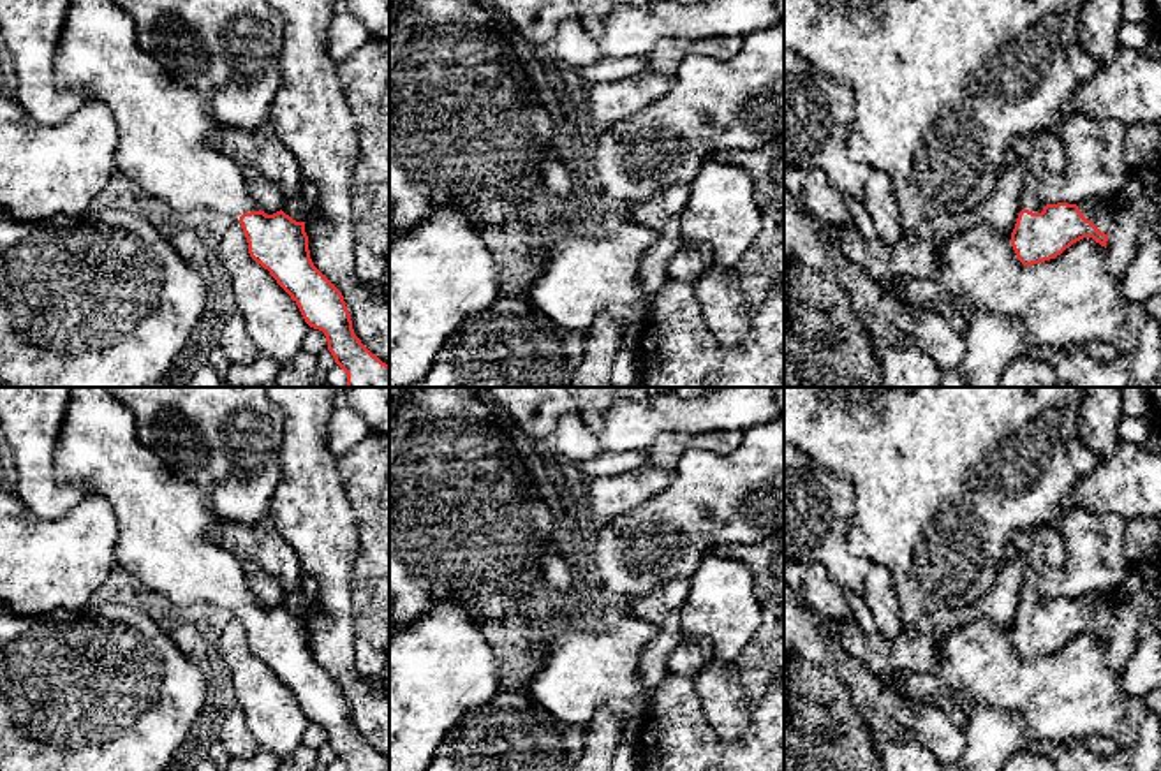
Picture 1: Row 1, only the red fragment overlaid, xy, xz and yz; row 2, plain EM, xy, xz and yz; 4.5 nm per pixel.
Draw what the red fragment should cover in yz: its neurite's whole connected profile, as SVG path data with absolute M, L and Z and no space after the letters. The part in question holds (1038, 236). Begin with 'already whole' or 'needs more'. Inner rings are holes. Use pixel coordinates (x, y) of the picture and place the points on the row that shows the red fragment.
needs more; M1034 174L1025 178L1018 209L1011 246L1024 266L1055 259L1083 238L1106 248L1113 215L1091 201L1043 204Z

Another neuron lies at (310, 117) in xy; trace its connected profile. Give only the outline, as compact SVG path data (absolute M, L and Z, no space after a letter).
M266 0L284 18L280 84L270 107L268 128L298 160L303 180L317 188L315 209L305 220L314 266L342 292L354 334L389 366L389 305L372 294L354 269L352 171L359 158L356 123L328 53L328 26L335 0Z

